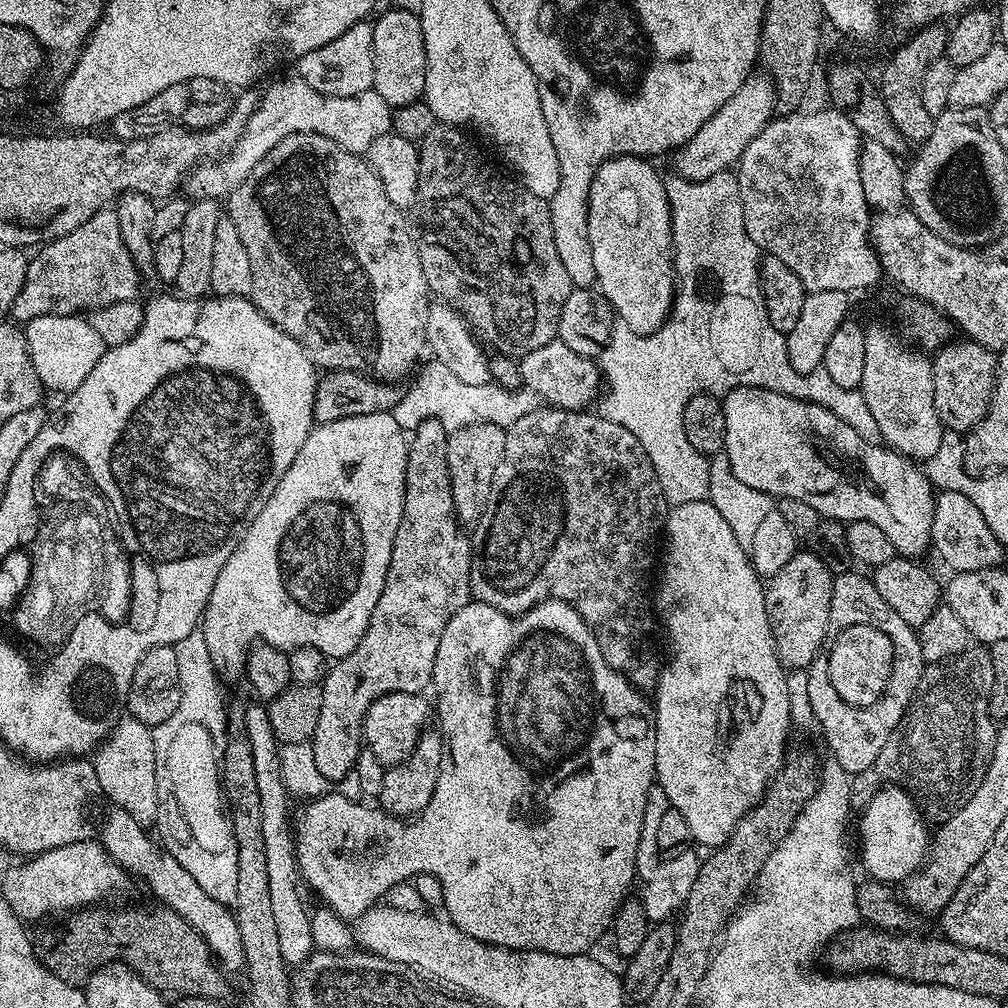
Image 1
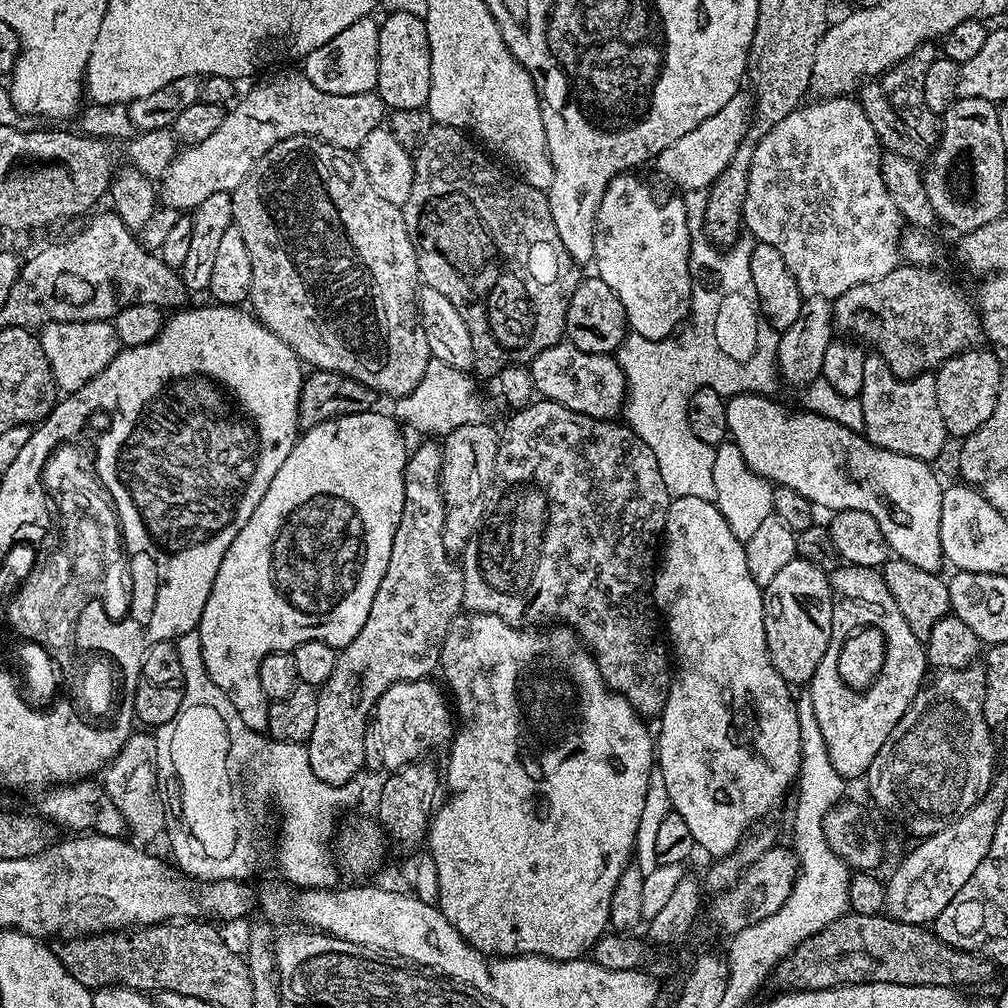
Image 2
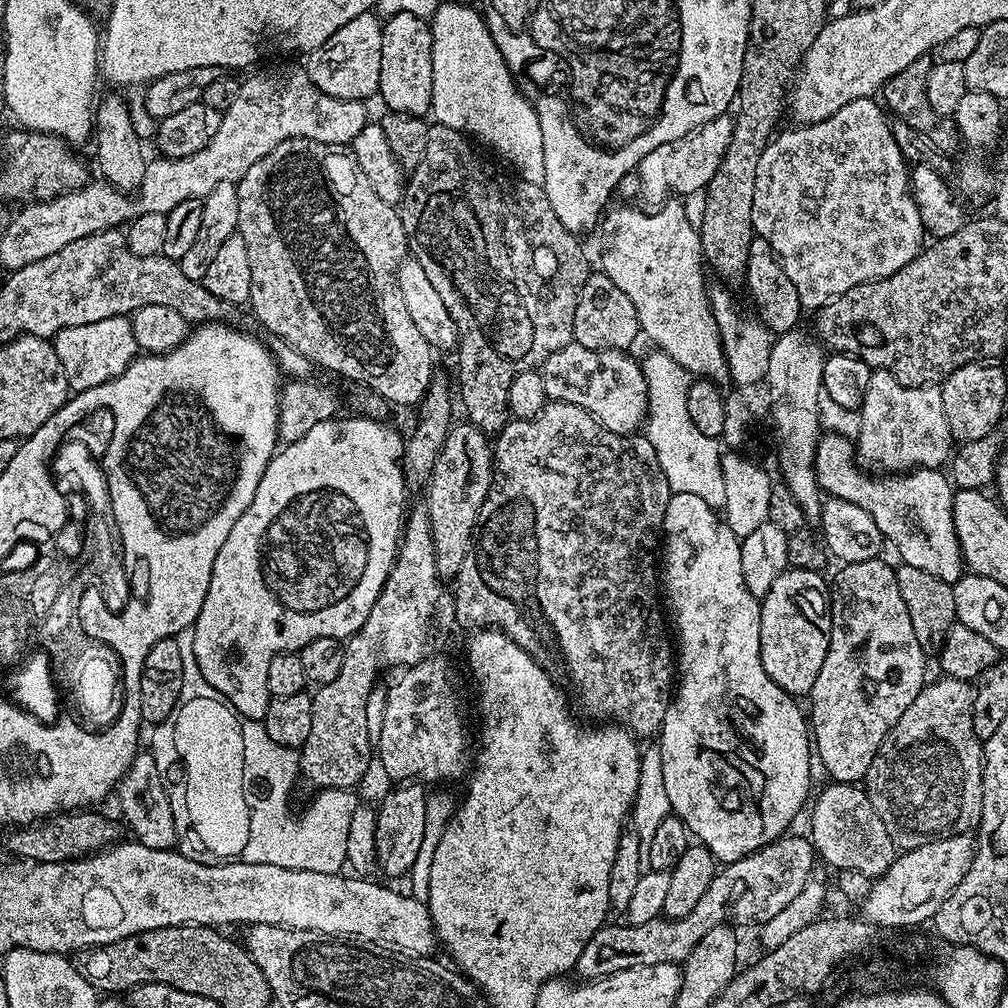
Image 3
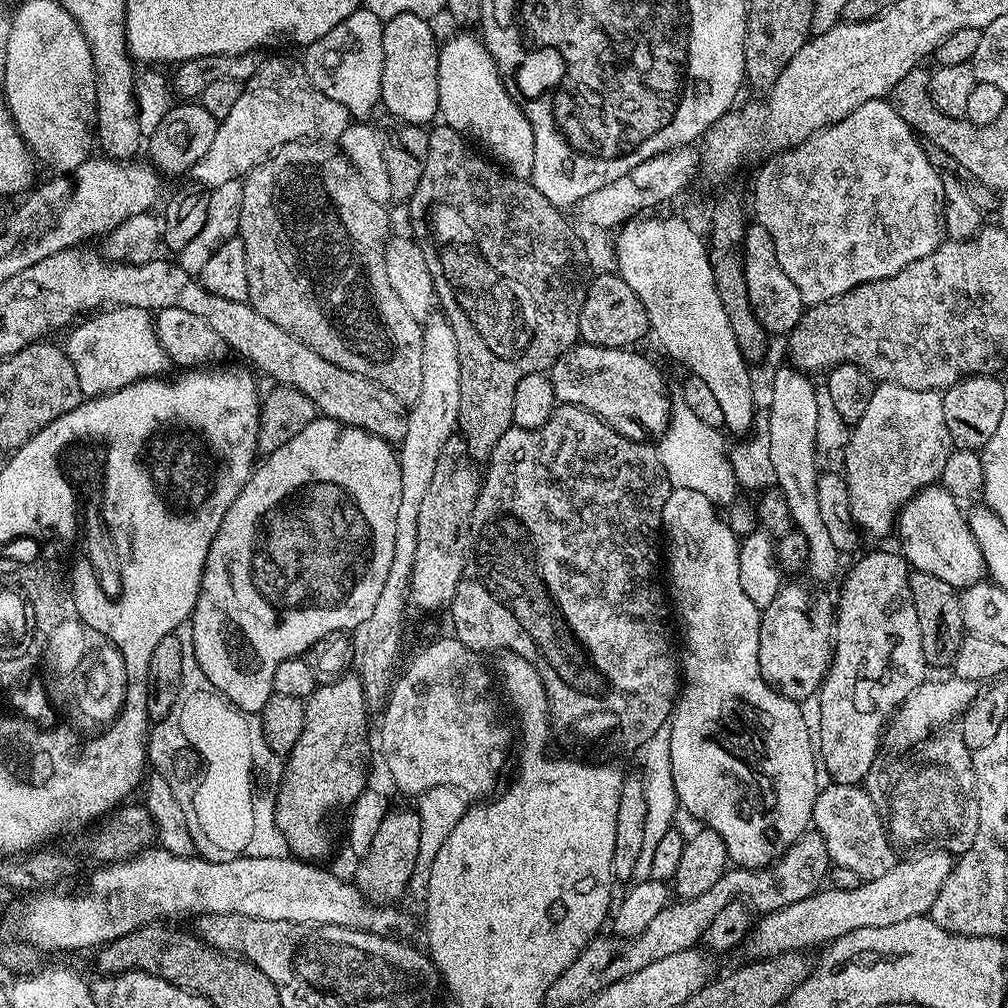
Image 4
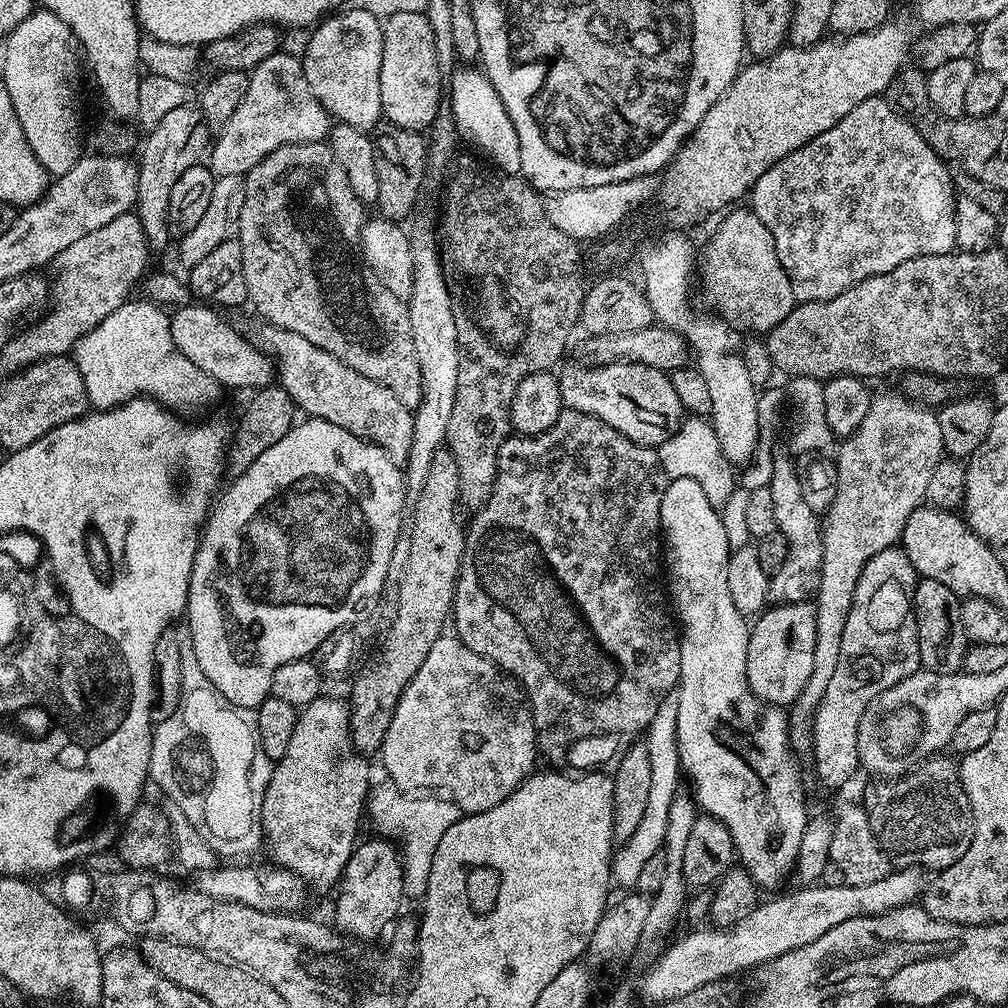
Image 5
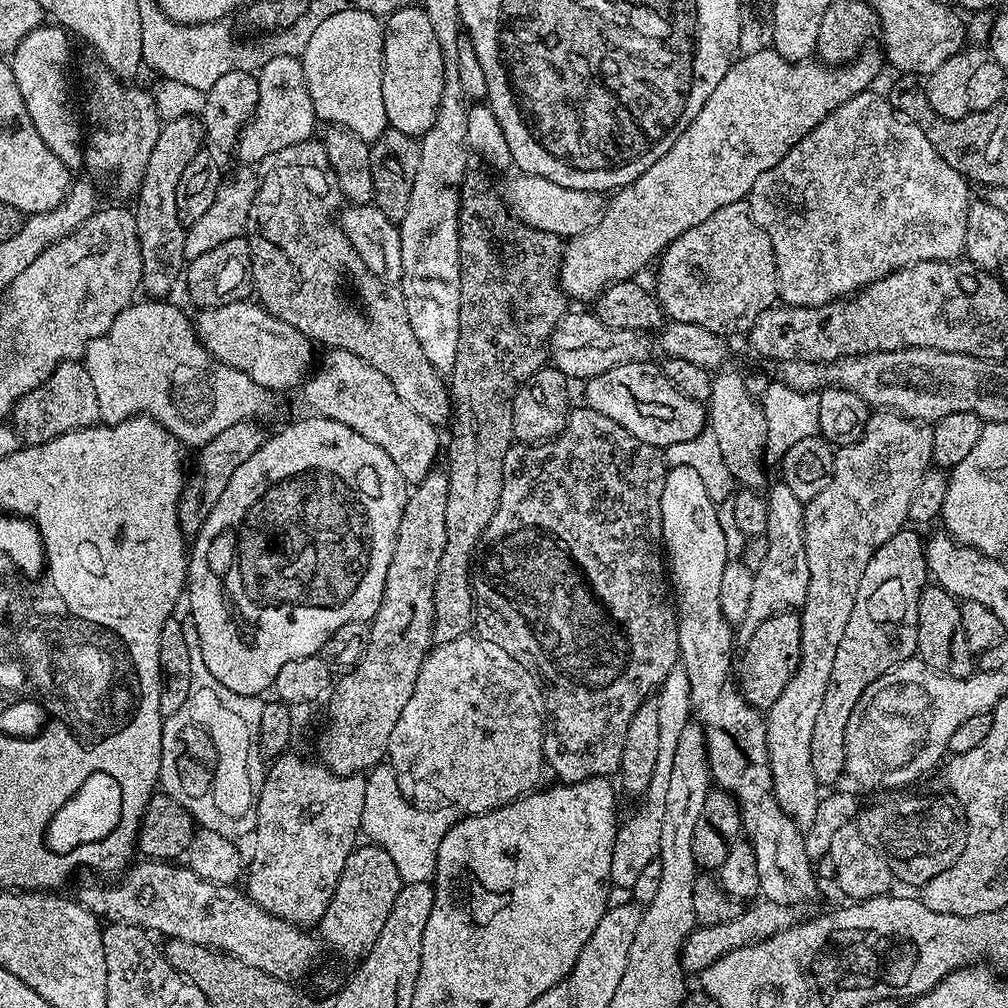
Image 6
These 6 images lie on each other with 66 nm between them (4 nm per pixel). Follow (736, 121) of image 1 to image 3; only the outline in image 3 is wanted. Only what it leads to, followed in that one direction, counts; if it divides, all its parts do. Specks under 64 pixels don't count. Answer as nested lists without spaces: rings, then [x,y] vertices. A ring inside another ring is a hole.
[[[731,115],[715,116],[690,134],[666,142],[666,146],[658,146],[658,150],[650,150],[634,173],[636,192],[648,203],[645,205],[663,206],[673,198],[703,193],[726,154],[726,146],[730,146],[733,123]]]

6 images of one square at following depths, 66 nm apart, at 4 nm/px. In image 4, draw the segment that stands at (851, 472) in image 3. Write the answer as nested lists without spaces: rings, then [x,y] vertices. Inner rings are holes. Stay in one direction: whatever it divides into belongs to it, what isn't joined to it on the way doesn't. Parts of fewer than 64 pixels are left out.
[[[929,486],[906,501],[898,517],[898,548],[904,559],[915,571],[934,574],[934,578],[942,578],[942,582],[950,582],[958,590],[974,586],[986,576],[982,550],[974,542],[965,509],[960,508],[961,501],[944,488]]]

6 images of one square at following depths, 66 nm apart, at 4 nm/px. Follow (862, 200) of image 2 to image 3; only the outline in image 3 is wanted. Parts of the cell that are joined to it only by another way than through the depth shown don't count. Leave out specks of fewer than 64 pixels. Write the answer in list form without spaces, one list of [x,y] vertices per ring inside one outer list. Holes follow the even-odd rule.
[[[870,96],[858,98],[854,102],[846,102],[846,106],[842,106],[838,114],[830,114],[830,118],[813,124],[792,126],[789,132],[781,131],[773,135],[762,150],[762,158],[758,158],[758,178],[754,178],[752,230],[759,239],[770,242],[770,246],[775,250],[786,278],[790,278],[790,282],[794,282],[794,290],[798,290],[801,309],[819,310],[830,303],[832,297],[846,294],[846,290],[854,286],[864,284],[868,280],[885,280],[890,274],[902,270],[902,266],[916,259],[925,243],[923,240],[924,236],[926,237],[926,229],[918,212],[916,200],[912,196],[910,165],[894,138],[889,113],[879,103],[876,105],[876,102]]]

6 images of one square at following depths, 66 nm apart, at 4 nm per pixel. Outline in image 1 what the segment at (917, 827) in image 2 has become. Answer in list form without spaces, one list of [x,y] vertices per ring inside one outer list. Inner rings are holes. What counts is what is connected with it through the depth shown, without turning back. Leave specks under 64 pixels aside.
[[[969,646],[953,660],[927,665],[920,673],[916,695],[912,697],[908,711],[900,725],[890,734],[886,746],[882,746],[882,754],[878,754],[875,775],[880,775],[889,785],[903,788],[915,799],[929,821],[943,822],[962,810],[962,806],[970,802],[974,790],[978,790],[990,766],[998,731],[997,721],[990,714],[993,686],[994,662],[990,660],[988,648],[984,646]]]

